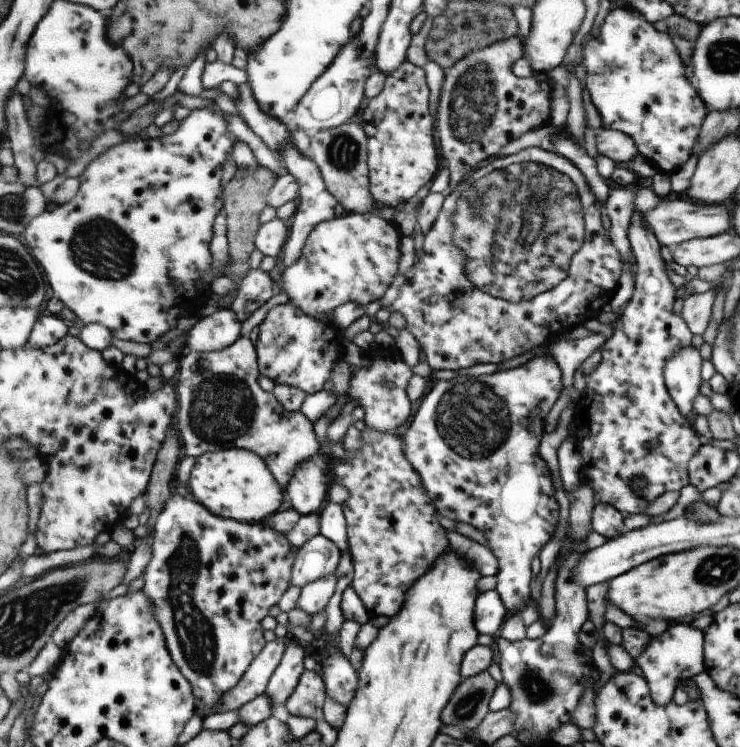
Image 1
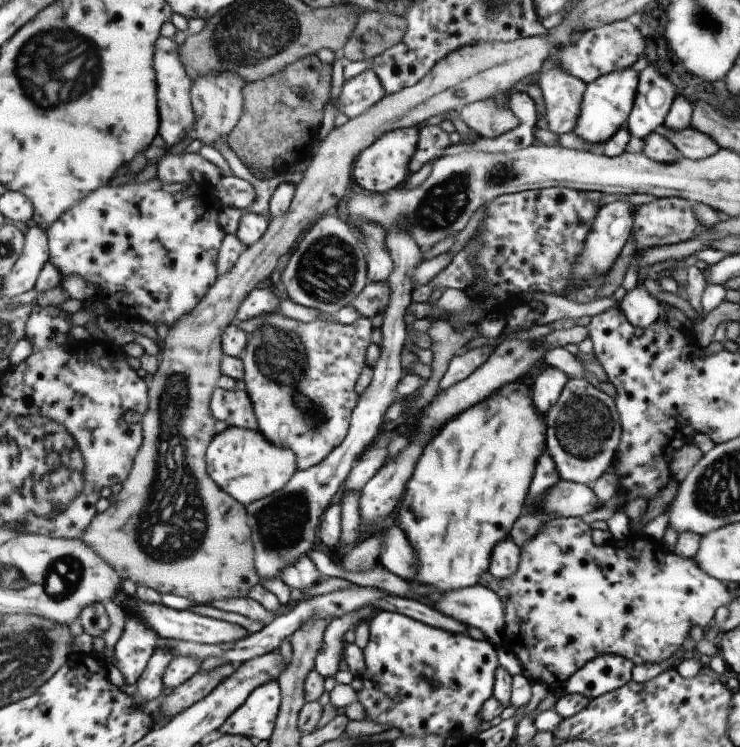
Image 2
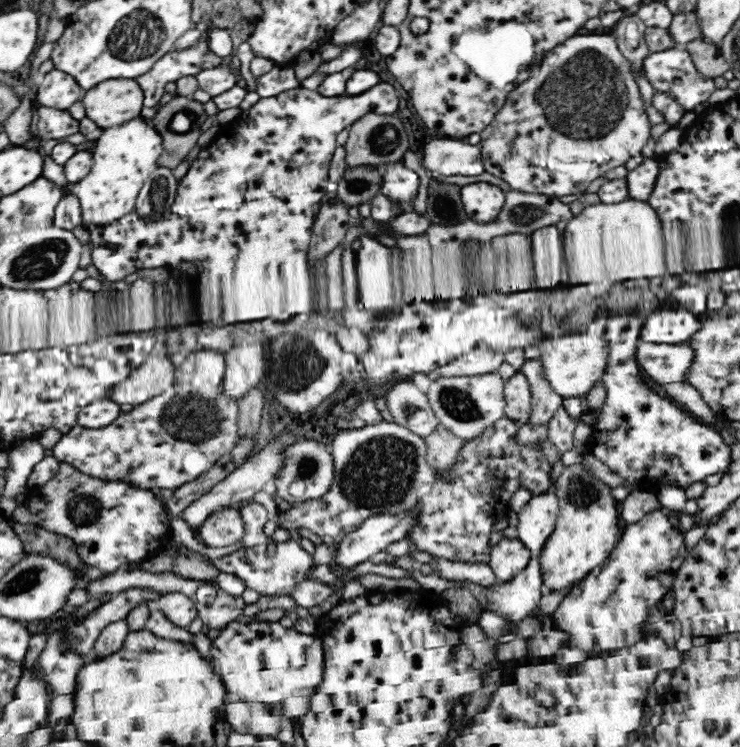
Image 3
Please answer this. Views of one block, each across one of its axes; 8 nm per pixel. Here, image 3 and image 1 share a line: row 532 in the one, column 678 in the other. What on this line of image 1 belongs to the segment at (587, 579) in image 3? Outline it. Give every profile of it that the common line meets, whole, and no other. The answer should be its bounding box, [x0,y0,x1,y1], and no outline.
[634,621,704,706]

